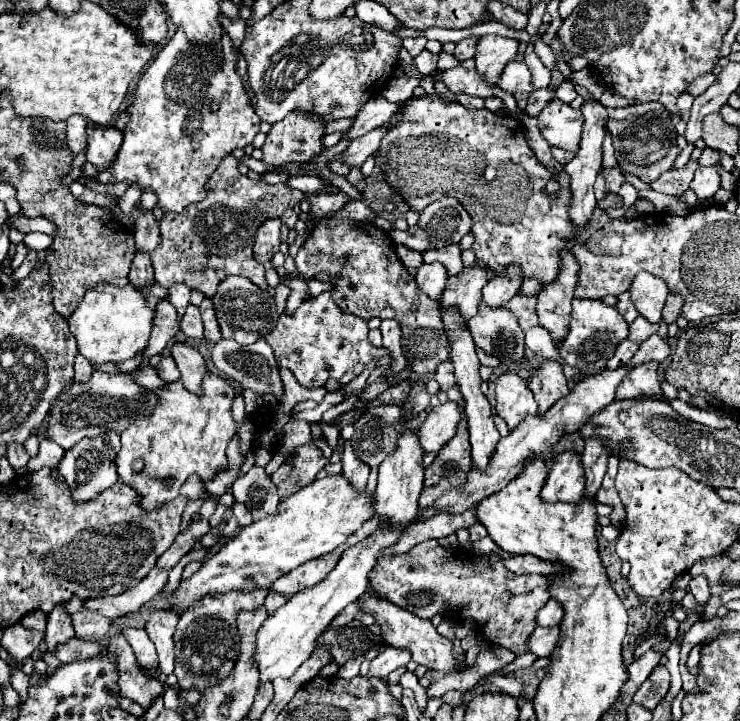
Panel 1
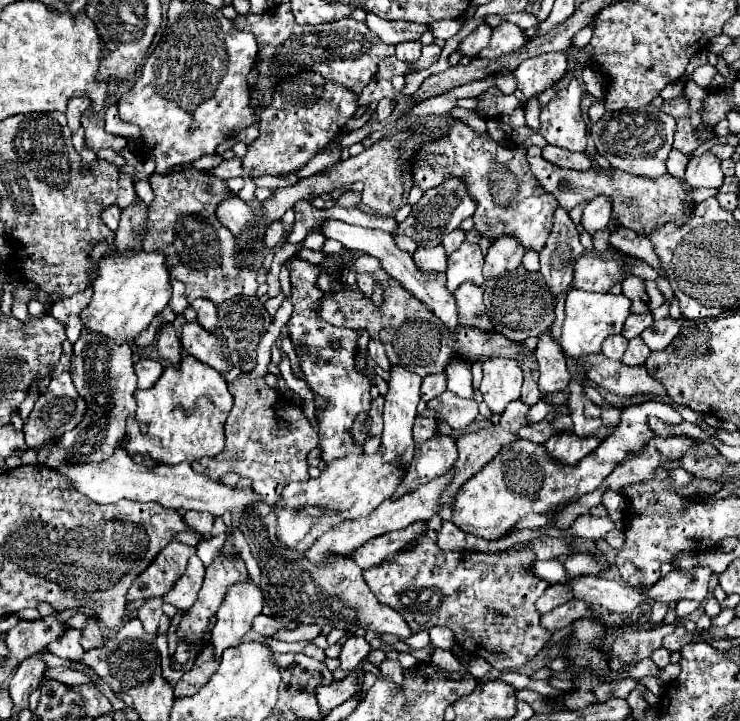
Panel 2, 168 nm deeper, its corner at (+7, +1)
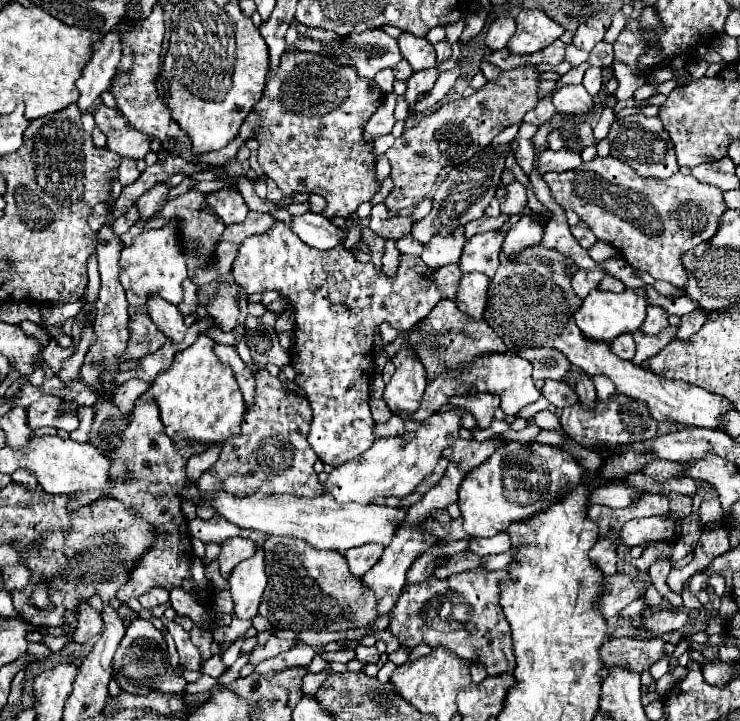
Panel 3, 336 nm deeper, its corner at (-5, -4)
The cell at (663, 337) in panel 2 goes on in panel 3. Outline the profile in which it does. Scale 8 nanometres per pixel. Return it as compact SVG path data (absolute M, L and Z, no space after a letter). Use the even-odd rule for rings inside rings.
M700 309L684 315L682 323L678 325L678 331L674 333L674 339L688 339L688 337L692 337L696 331L700 331L700 327L706 323L706 319L708 319L706 313L700 311Z

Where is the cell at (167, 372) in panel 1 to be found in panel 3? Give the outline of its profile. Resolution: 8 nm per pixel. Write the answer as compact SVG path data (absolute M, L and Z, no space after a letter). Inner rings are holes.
M130 379L130 381L126 381L126 383L122 383L118 387L118 391L114 393L114 403L120 407L122 413L130 413L134 403L136 403L136 399L142 393L146 393L150 389L150 385L152 383L142 381L142 379Z

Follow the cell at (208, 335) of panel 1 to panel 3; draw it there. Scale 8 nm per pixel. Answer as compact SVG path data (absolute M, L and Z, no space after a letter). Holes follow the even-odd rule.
M220 283L214 297L206 305L206 313L208 317L212 317L218 329L232 331L236 327L238 313L240 313L236 299L238 299L238 287L232 283Z

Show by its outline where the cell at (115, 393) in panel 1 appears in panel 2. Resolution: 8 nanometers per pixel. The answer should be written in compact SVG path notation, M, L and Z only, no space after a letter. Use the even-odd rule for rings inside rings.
M62 372L62 374L56 374L46 392L40 394L40 398L36 400L34 404L34 410L30 412L28 420L24 422L24 436L26 436L26 444L28 448L36 448L38 444L50 440L52 436L62 436L64 432L72 430L72 426L76 426L80 422L80 418L84 416L84 400L76 394L74 386L72 386L72 378L68 372Z

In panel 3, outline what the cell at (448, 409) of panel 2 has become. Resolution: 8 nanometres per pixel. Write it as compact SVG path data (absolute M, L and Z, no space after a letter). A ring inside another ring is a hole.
M476 393L476 395L452 397L452 399L448 399L448 403L454 407L470 411L474 415L478 427L486 429L486 427L490 427L494 409L500 405L500 399L496 395L490 395L490 393Z

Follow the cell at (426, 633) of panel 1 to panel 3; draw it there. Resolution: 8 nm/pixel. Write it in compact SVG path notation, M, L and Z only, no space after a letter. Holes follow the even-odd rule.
M266 535L264 543L268 587L260 603L260 615L270 621L274 629L290 631L346 631L364 629L380 619L376 615L376 597L362 579L348 571L342 553L330 549L316 549L296 537Z

